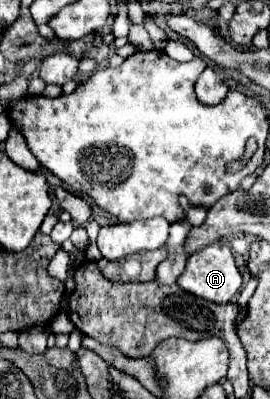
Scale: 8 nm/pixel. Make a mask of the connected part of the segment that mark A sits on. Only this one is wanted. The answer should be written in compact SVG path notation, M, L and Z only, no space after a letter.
M215 242L215 244L207 246L207 248L191 254L189 260L187 260L185 272L183 272L183 274L179 276L179 280L177 280L177 284L179 284L185 292L189 292L189 294L193 294L193 296L199 296L199 298L203 298L203 300L211 300L211 302L215 302L215 304L233 302L235 294L237 294L239 288L241 288L241 282L243 282L243 280L241 280L241 274L239 274L237 266L235 266L233 254L231 254L231 250L229 250L229 246L227 246L225 242Z

